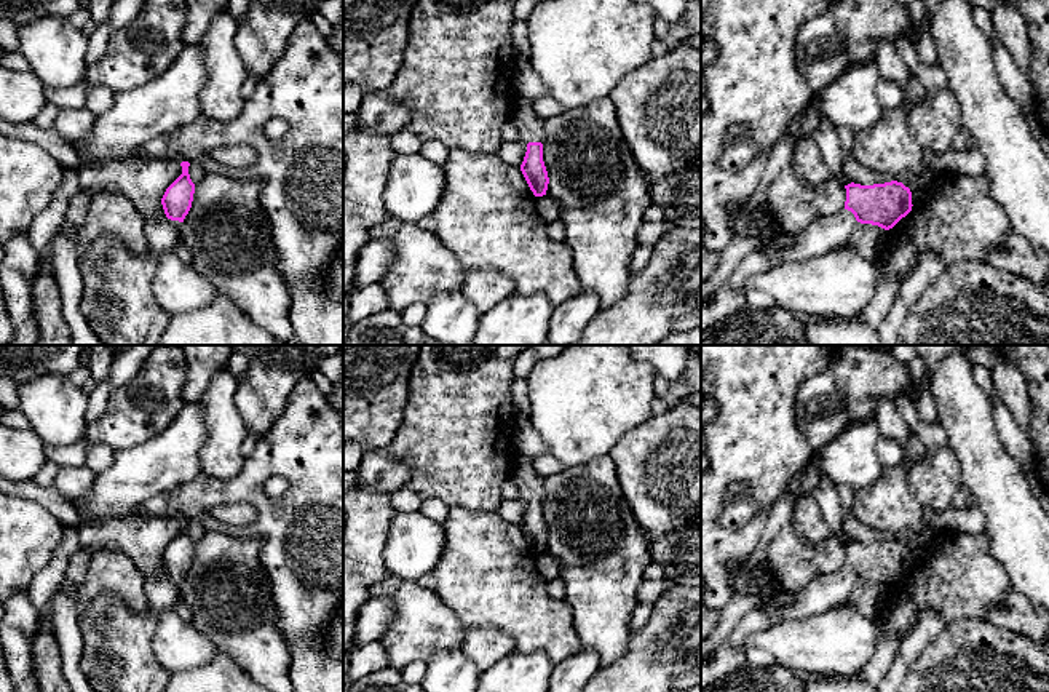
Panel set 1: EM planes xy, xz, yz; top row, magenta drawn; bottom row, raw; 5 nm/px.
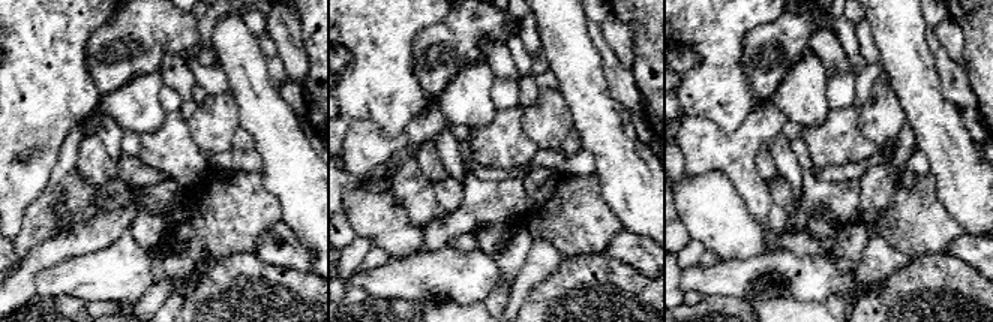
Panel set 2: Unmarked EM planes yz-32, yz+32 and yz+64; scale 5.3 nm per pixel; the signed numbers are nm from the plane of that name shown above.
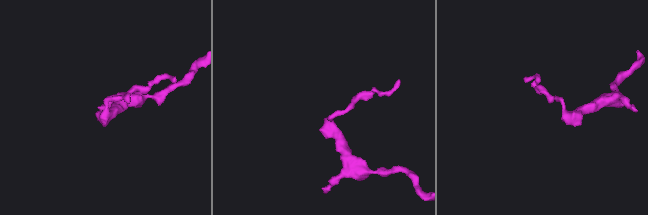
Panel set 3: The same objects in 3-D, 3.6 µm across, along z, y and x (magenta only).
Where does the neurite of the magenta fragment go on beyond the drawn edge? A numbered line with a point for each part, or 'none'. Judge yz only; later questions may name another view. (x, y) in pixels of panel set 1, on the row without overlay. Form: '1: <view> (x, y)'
1: yz (824, 592)

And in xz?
1: xz (529, 483)

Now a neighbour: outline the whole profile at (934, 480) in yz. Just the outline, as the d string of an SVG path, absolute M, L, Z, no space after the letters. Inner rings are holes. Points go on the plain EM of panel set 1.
M948 446L928 447L924 457L913 462L908 470L907 483L923 508L952 508L953 497L963 486L955 452Z

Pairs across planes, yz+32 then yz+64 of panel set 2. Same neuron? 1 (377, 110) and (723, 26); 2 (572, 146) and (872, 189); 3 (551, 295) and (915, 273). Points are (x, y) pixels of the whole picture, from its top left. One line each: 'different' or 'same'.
1: same
2: same
3: same

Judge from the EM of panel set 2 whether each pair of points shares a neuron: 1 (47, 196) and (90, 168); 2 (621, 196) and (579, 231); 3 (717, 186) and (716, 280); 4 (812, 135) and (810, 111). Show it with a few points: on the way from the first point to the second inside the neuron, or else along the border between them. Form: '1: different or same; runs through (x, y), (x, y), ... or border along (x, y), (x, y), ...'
1: different; border along (84, 135), (78, 144), (78, 158), (74, 166)
2: different; border along (596, 174), (602, 198), (624, 228)
3: different; border along (756, 255), (747, 259), (725, 259), (722, 262)
4: different; border along (831, 110), (822, 122), (804, 128)

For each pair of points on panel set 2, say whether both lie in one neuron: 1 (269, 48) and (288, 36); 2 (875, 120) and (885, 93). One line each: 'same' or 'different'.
1: different
2: same

